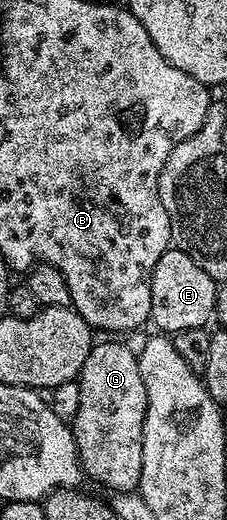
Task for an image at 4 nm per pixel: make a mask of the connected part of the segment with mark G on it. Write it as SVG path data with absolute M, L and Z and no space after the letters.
M113 340L117 342L101 342L98 341L91 348L91 352L87 356L87 360L83 364L79 375L79 412L74 416L71 427L75 444L78 448L78 456L81 460L81 469L89 478L93 477L101 486L106 486L109 492L127 493L136 491L141 484L141 473L143 472L143 420L147 412L147 388L143 388L143 376L139 372L139 364L137 363L137 354L129 346L124 346L124 341Z

